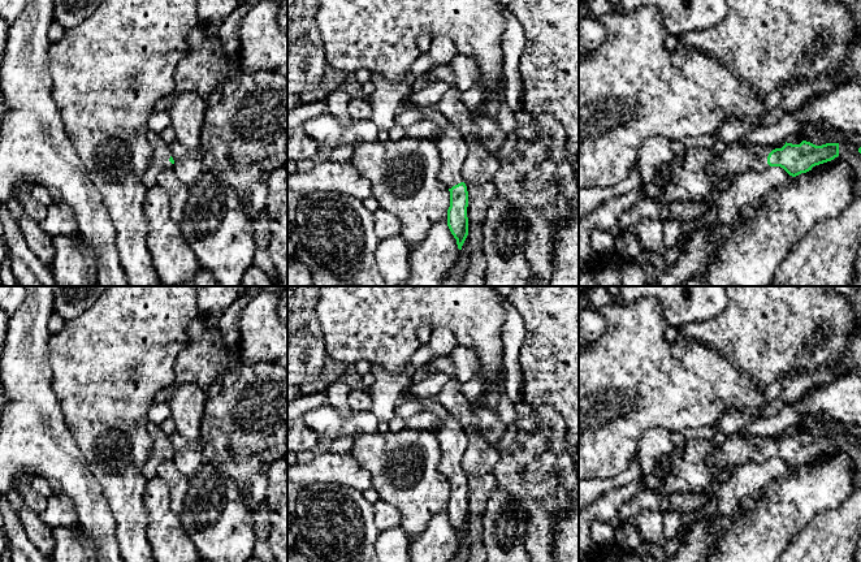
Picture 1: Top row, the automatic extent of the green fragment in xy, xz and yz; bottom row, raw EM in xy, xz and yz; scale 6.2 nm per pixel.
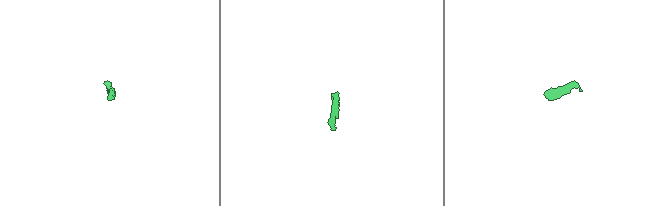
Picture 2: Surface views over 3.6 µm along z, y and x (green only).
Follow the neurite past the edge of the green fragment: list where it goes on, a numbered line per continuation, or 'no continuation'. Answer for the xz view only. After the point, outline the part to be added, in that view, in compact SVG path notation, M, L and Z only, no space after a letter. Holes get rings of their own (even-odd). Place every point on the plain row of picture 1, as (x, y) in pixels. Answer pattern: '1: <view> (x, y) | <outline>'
1: xz (453, 439) | M451 414L441 419L433 433L441 448L438 471L451 480L463 474L462 459L468 445L467 433L458 418Z

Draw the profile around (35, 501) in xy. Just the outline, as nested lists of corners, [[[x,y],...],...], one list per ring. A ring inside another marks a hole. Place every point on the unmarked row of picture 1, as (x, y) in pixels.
[[[18,479],[14,488],[21,494],[23,505],[36,514],[42,514],[47,506],[47,497],[31,488],[25,479]]]

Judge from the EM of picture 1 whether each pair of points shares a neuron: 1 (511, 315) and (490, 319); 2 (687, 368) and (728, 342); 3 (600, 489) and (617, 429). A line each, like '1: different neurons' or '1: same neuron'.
1: different neurons
2: different neurons
3: different neurons

